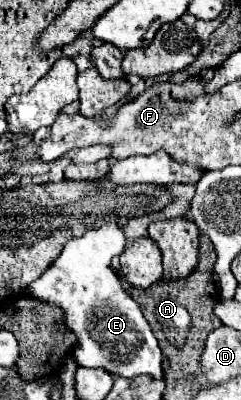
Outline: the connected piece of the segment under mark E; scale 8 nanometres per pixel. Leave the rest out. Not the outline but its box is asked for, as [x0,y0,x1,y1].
[29,221,163,379]

